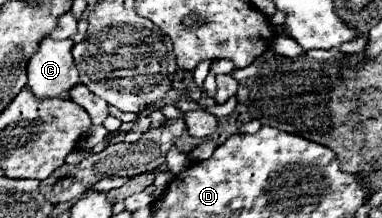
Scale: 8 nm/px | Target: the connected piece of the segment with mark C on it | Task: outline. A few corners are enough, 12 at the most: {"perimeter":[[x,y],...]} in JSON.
{"perimeter":[[41,40],[27,64],[39,98],[79,84],[71,40]]}

